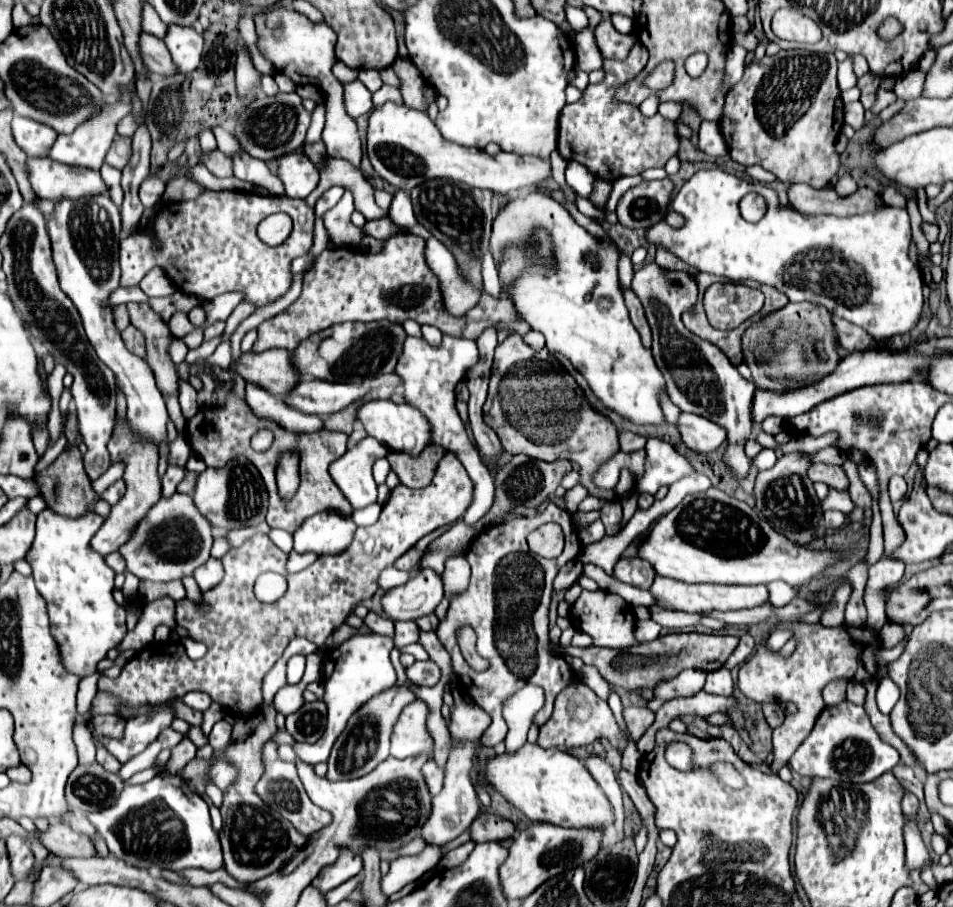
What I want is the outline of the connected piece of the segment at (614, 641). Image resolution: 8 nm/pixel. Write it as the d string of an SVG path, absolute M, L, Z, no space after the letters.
M582 591L576 603L570 609L570 621L574 629L588 633L594 639L596 647L610 647L610 649L624 649L634 647L638 641L634 637L634 609L622 597L608 593L608 591Z

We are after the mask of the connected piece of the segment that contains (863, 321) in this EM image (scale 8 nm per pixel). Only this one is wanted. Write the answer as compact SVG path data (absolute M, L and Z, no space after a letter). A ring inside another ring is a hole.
M719 167L697 171L681 187L670 204L670 209L685 217L684 227L670 229L668 225L654 225L648 239L664 245L684 263L730 281L756 279L774 285L790 301L810 301L824 305L832 315L842 317L854 325L864 327L874 339L890 339L896 333L908 333L922 313L922 273L910 261L908 251L912 243L910 217L906 209L880 207L872 213L834 217L834 215L802 215L792 207L782 207L778 195L764 183L748 183L730 175ZM756 191L768 201L768 211L758 223L748 223L740 217L740 199Z

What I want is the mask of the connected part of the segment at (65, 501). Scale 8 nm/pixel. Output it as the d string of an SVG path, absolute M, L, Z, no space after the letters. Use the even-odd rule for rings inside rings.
M78 435L72 443L66 445L66 449L58 455L56 461L36 476L36 480L40 483L42 496L48 504L47 507L52 511L62 513L62 515L68 515L68 517L84 515L88 511L86 507L98 499L98 495L92 491L90 479L88 479L88 475L84 473L84 467L82 467L82 455L78 451L80 443L82 443L82 437ZM66 495L74 495L74 497L66 497Z

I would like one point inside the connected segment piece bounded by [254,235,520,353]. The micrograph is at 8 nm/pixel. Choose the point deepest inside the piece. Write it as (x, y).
(344, 284)

